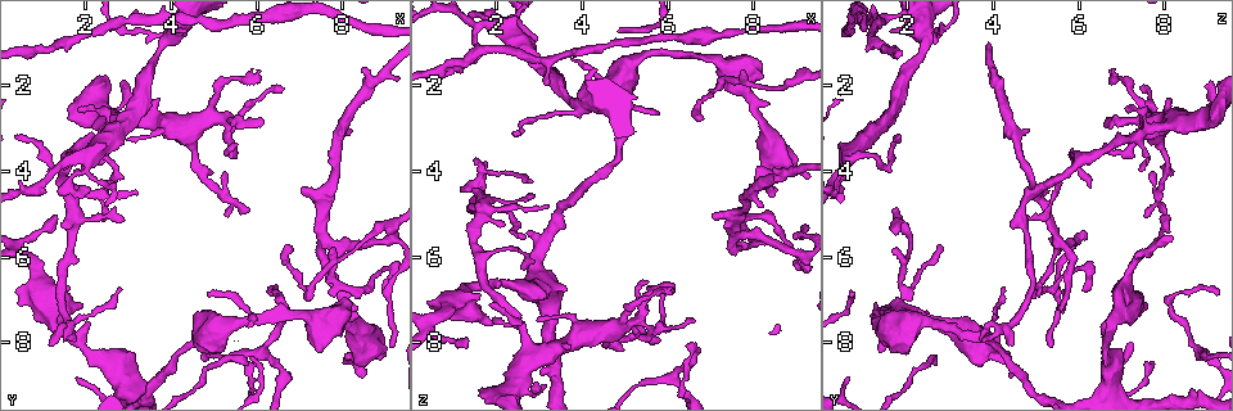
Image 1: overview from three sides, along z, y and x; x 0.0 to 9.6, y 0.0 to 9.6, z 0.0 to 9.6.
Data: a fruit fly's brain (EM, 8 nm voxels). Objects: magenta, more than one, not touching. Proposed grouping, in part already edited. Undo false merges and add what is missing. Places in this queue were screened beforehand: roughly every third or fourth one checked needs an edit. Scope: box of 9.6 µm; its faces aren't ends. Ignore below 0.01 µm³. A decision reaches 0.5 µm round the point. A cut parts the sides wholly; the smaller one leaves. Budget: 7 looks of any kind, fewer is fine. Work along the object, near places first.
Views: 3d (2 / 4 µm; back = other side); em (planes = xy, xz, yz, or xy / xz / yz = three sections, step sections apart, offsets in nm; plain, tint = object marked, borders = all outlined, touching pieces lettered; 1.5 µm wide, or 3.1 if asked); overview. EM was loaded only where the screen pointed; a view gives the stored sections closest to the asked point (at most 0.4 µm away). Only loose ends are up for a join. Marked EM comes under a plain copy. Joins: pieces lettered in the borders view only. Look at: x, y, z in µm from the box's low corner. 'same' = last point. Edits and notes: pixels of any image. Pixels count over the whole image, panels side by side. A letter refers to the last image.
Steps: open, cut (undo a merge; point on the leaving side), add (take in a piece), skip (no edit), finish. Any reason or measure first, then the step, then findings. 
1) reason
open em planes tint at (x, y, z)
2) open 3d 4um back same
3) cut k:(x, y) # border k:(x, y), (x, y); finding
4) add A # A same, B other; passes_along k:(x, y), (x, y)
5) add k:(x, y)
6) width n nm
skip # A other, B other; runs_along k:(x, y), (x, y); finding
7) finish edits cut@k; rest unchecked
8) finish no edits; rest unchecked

free end
open em xy step 8 borders at (6.70, 2.05, 7.45)

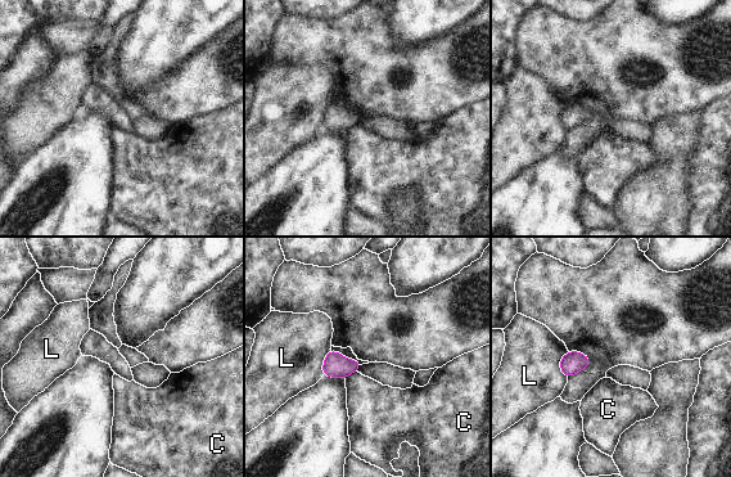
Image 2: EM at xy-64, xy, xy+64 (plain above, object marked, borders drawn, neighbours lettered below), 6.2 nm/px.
skip # C other, L other; border 2:(356, 370), (344, 378); no lettered piece goes on from it

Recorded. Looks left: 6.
an open end
open 3d 4um at (1.50, 8.00, 3.65)

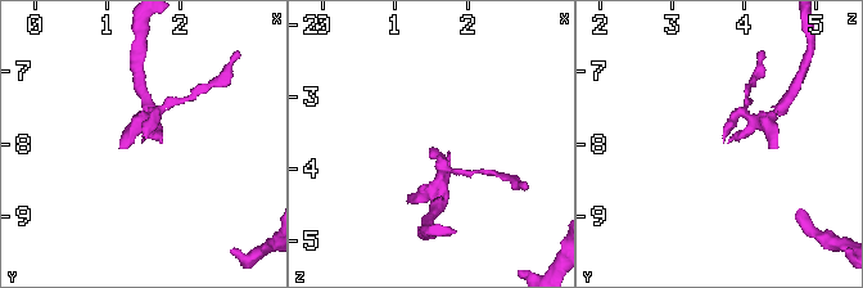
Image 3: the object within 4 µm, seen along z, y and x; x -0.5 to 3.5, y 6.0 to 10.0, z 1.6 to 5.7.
open em xz step 8 borders at (1.50, 7.95, 3.75)

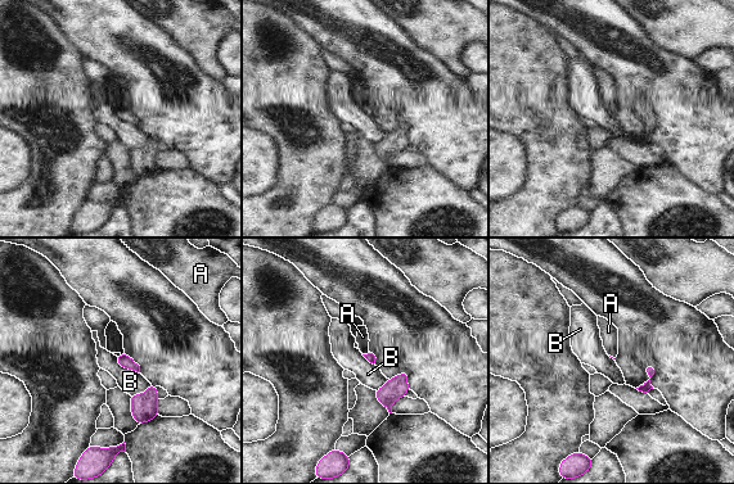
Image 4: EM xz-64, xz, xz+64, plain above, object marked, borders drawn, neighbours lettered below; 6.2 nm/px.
another direction
open em planes borders same

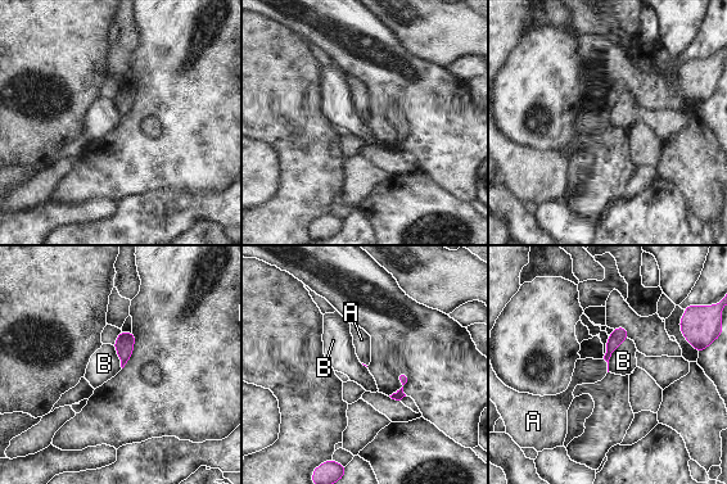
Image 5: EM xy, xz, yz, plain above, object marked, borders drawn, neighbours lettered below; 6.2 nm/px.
add A # A same, B other; passes_along 5:(618, 335), (608, 365), (587, 371); it goes on there

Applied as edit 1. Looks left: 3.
free end
open 3d 2um at (8.45, 8.80, 4.35)

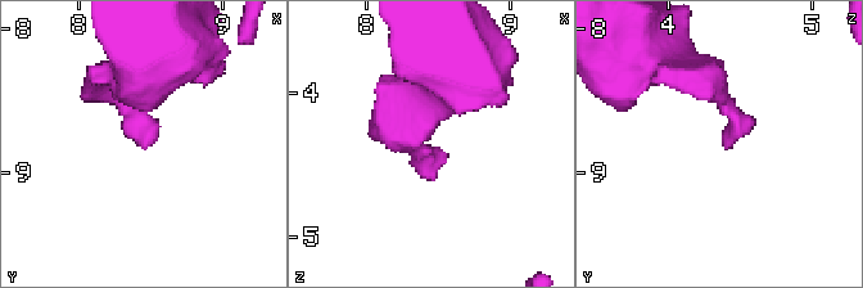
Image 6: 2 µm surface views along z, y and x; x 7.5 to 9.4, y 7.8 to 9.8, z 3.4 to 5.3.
open em planes borders at (8.44, 8.80, 4.38)

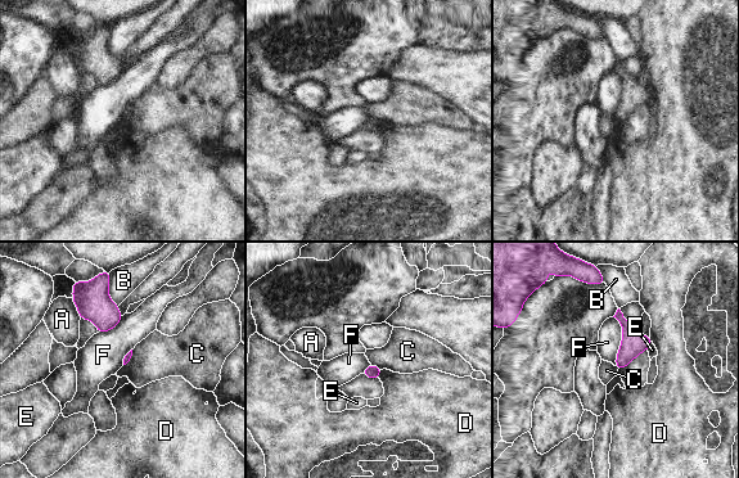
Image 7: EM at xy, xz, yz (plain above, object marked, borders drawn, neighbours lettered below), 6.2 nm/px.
skip # A other, B other, C other, D other, E other, F other; border 7:(613, 316), (622, 329), (614, 365); none of them fits

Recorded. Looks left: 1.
finish edits add@5; rest unchecked

